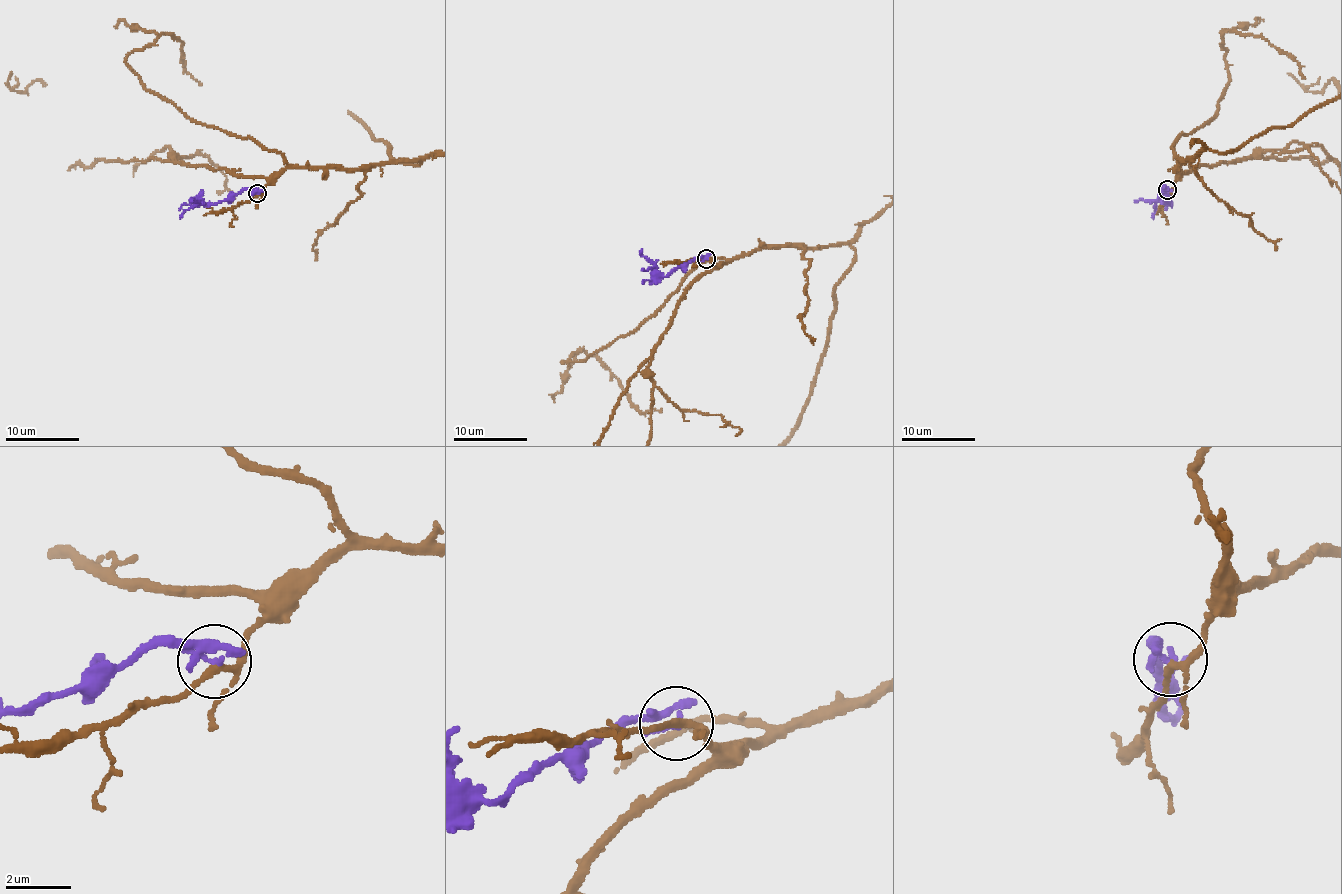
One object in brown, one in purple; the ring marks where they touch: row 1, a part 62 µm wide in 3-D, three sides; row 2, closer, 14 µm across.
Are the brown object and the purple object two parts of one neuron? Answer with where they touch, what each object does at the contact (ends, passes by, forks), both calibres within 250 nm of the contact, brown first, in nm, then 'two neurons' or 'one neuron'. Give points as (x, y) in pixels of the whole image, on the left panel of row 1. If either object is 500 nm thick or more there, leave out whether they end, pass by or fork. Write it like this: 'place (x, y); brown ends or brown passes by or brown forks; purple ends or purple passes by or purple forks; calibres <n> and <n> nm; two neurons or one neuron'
place (257, 193); brown forks; purple ends; calibres 170 and 200 nm; two neurons

